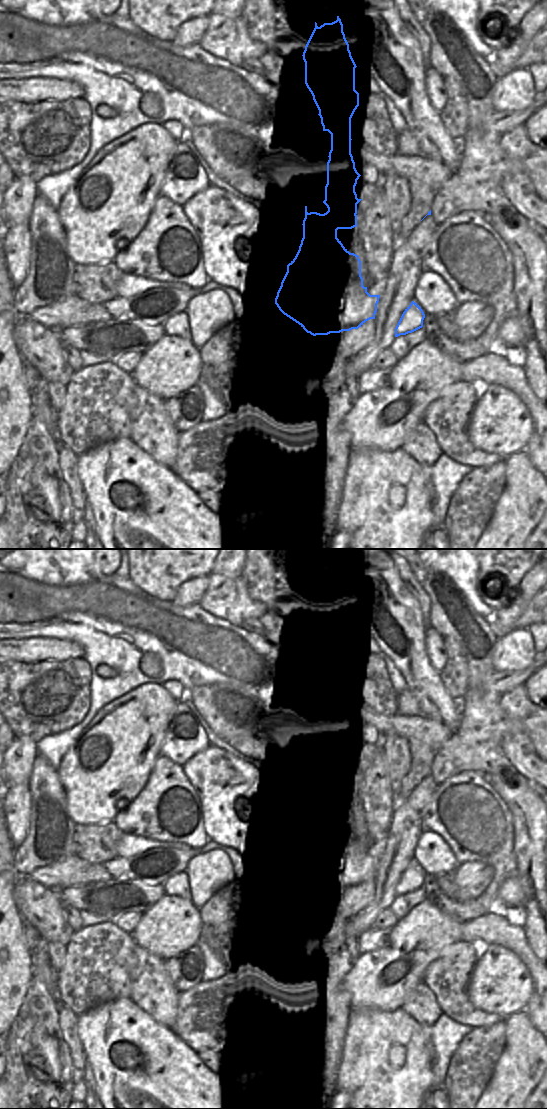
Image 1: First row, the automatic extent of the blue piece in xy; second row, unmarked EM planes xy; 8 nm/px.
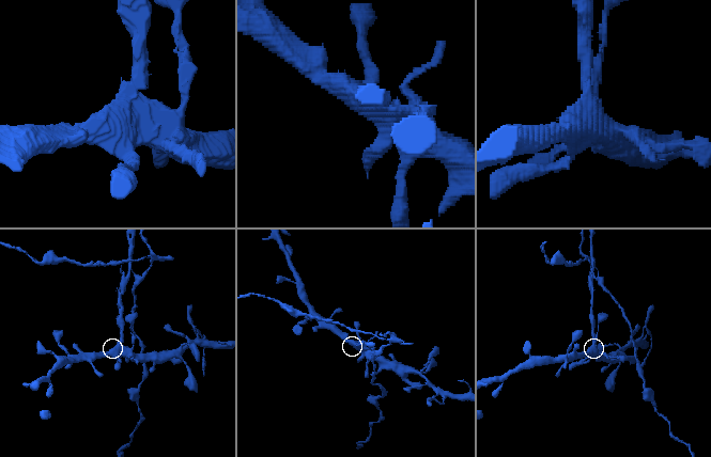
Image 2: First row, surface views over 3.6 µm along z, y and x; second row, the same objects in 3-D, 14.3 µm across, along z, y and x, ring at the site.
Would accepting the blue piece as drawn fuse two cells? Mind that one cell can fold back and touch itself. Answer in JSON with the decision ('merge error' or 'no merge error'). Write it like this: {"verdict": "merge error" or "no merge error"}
{"verdict": "merge error"}

